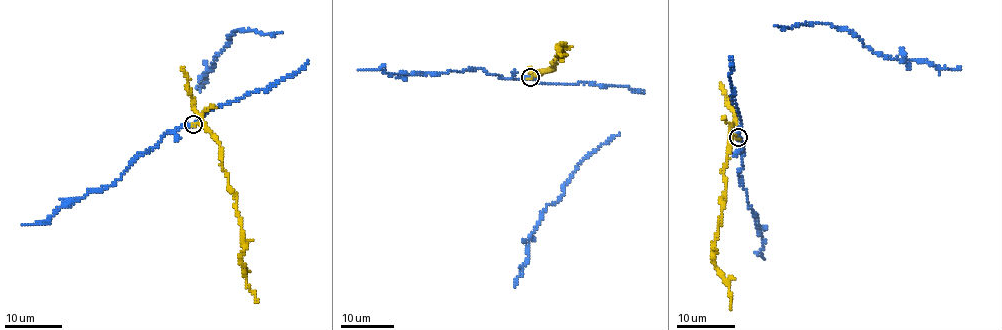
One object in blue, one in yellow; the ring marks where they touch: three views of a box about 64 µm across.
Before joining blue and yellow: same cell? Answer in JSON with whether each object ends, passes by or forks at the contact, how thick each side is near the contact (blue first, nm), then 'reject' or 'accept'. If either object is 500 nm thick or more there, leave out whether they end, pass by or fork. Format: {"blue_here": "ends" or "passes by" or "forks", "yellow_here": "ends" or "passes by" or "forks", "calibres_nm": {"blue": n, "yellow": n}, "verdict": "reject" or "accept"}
{"blue_here": "passes by", "yellow_here": "ends", "calibres_nm": {"blue": 240, "yellow": 320}, "verdict": "reject"}

